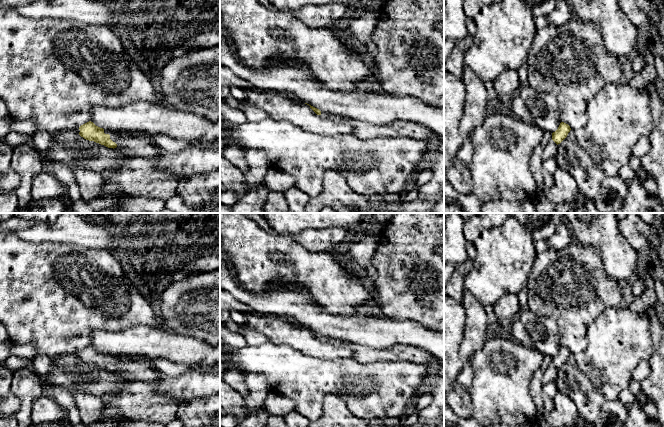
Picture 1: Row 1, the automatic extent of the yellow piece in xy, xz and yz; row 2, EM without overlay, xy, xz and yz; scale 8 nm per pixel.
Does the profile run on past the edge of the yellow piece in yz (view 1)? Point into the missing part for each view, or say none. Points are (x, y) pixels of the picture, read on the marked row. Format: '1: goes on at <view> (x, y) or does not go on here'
1: does not go on here

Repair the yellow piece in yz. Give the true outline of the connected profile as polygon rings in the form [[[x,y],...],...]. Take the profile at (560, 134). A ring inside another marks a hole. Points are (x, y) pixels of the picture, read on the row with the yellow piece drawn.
[[[561,122],[558,129],[552,133],[552,140],[558,145],[560,144],[568,135],[571,128],[568,124]]]

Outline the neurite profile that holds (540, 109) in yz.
[[[530,86],[519,91],[508,101],[508,111],[525,123],[544,131],[555,132],[560,123],[560,107],[549,93],[538,93]]]

